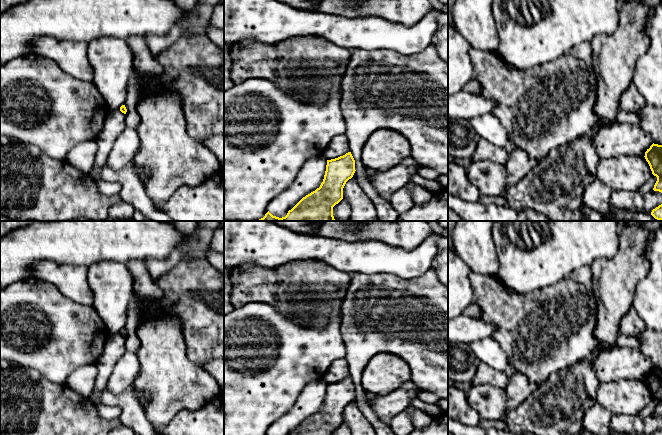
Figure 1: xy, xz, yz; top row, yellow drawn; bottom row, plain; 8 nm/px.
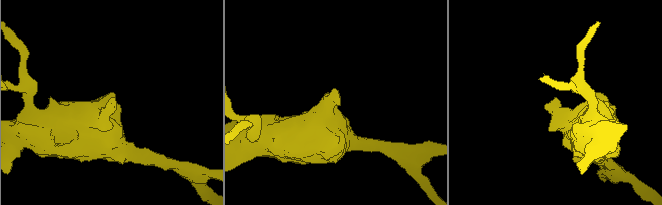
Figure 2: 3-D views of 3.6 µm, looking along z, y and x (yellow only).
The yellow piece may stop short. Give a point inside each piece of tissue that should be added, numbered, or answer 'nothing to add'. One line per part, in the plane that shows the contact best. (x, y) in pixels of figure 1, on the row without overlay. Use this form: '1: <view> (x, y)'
nothing to add

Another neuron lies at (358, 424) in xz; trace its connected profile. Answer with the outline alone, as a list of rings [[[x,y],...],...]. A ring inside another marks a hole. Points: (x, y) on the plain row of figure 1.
[[[349,403],[343,412],[343,422],[349,427],[351,435],[376,435],[374,427],[354,403]]]

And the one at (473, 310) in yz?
[[[472,303],[465,309],[463,314],[469,317],[473,317],[473,318],[480,318],[482,311],[477,304]]]

